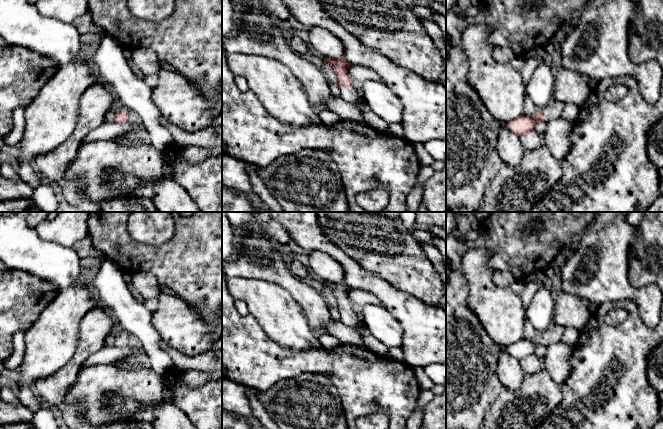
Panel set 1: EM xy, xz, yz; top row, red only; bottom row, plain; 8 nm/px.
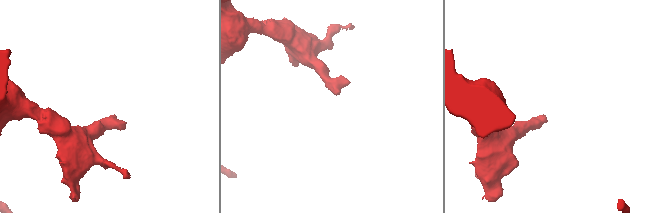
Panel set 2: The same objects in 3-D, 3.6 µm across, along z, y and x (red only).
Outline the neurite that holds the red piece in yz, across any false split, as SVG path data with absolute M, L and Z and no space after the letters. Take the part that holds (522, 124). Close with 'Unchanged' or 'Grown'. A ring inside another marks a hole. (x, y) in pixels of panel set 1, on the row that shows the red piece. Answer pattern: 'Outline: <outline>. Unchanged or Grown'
Outline: M553 100L542 109L537 109L534 116L520 115L507 123L509 130L517 136L522 136L534 130L535 124L539 121L548 122L561 117L565 103Z. Grown

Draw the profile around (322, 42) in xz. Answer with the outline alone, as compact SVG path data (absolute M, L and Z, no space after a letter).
M319 26L311 27L308 32L309 46L313 53L323 58L340 58L344 55L344 45L330 31Z

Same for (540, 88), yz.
M543 60L526 85L526 95L538 109L542 109L554 100L554 84L555 77L552 75L551 66Z

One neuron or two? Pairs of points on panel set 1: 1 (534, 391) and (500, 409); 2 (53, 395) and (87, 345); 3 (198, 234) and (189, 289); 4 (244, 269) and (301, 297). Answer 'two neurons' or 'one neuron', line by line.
1: one neuron
2: one neuron
3: one neuron
4: one neuron

